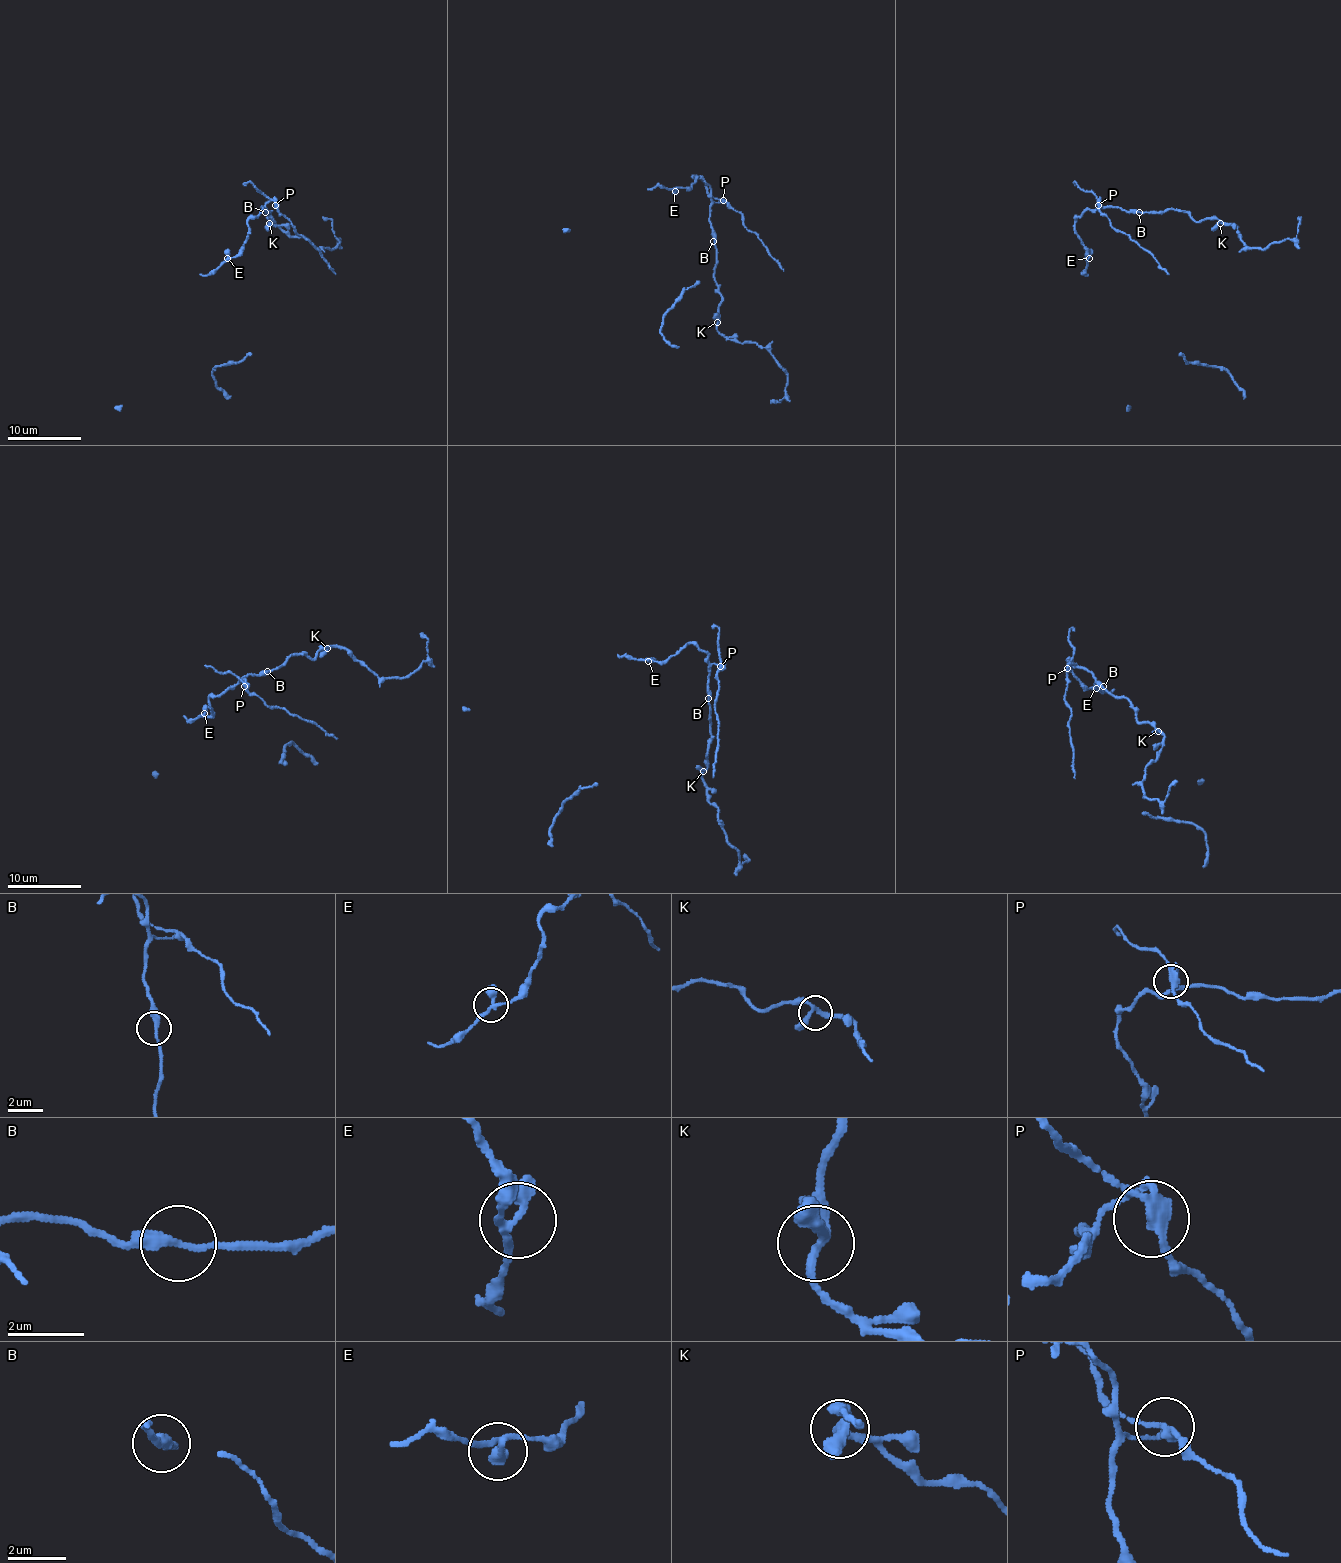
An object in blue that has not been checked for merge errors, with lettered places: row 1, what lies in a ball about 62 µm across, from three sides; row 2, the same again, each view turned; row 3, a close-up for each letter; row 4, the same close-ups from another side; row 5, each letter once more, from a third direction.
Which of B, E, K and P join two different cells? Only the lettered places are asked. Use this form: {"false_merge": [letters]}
{"false_merge": ["P"]}

